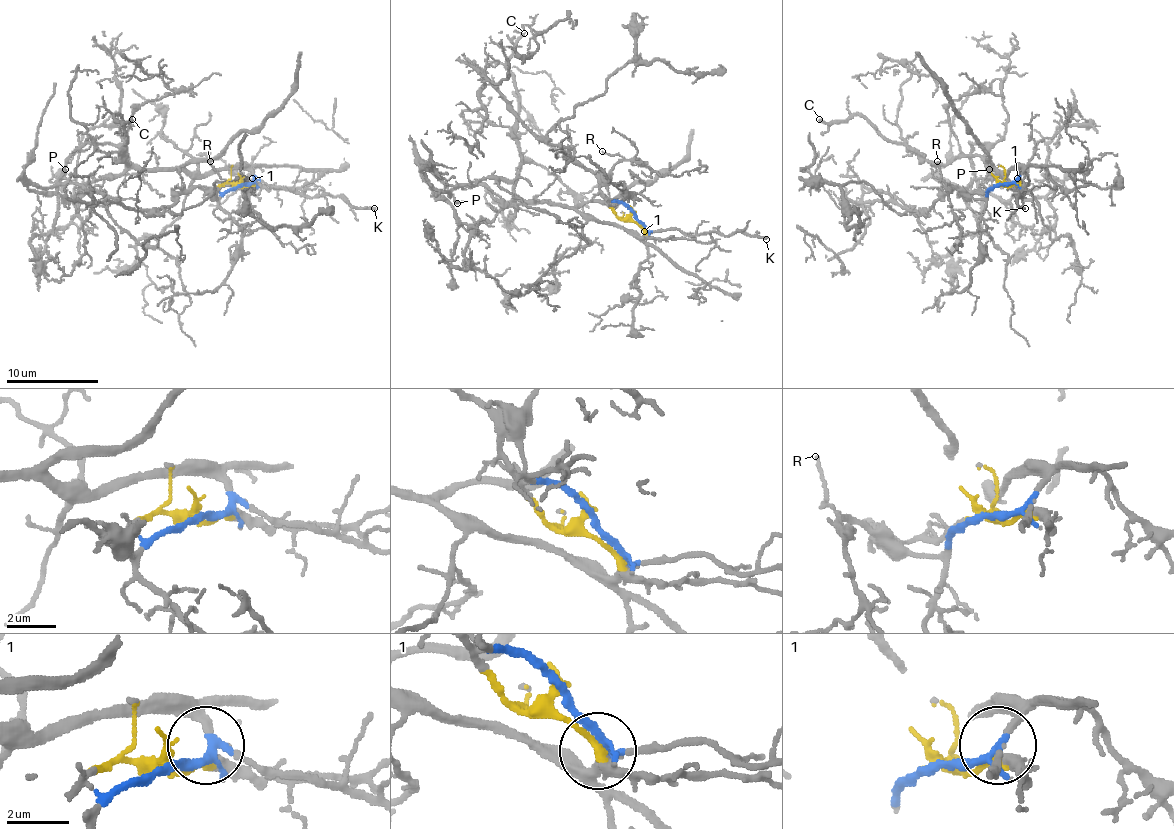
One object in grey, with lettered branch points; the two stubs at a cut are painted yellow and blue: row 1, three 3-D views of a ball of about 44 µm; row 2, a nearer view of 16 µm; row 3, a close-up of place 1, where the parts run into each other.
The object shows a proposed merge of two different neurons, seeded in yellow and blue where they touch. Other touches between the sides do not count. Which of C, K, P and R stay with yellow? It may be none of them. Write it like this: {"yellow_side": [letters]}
{"yellow_side": []}

